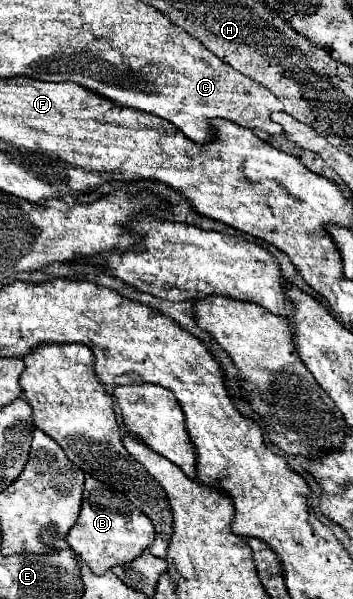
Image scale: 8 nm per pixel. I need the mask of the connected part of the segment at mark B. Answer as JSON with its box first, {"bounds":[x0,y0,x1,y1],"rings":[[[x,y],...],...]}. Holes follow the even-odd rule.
{"bounds":[67,476,155,574],"rings":[[[91,476],[85,480],[81,512],[79,512],[75,526],[67,534],[67,544],[71,546],[71,550],[95,574],[103,574],[117,564],[127,564],[127,562],[135,560],[155,540],[155,528],[139,508],[135,508],[125,496],[121,502],[119,494],[113,496],[113,494],[101,492],[101,490],[103,490],[103,484],[99,480],[91,478]],[[97,494],[107,494],[107,496],[97,496]],[[105,498],[109,498],[109,500],[105,500]]]}

